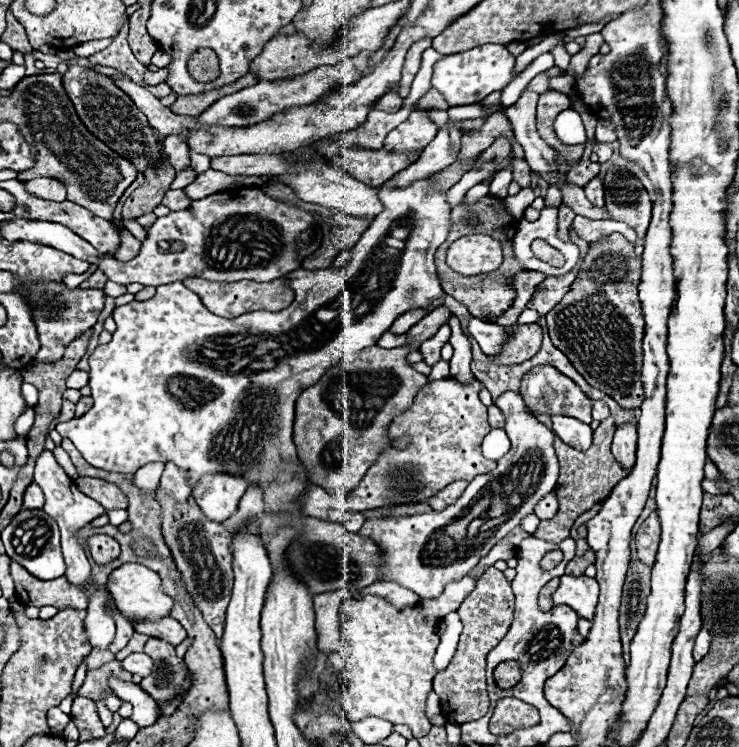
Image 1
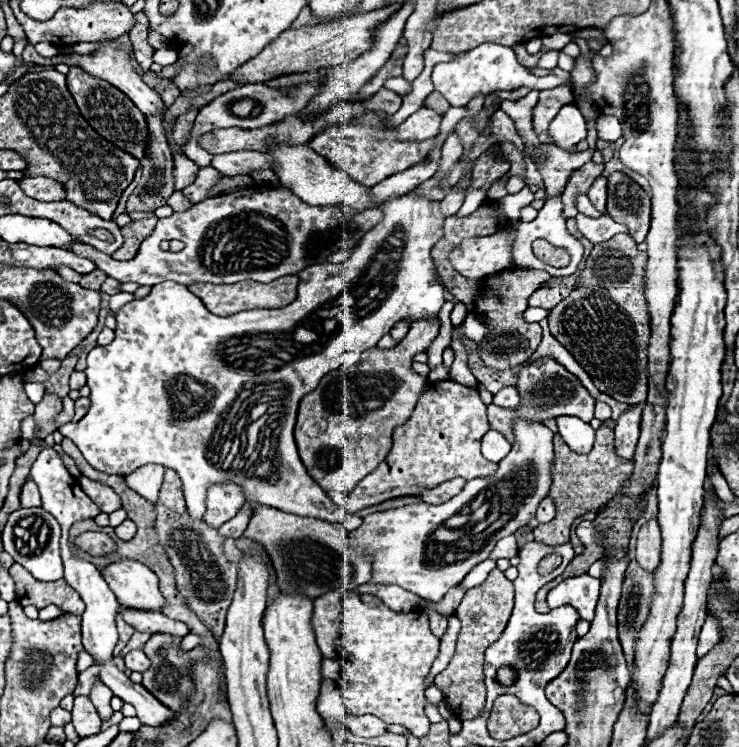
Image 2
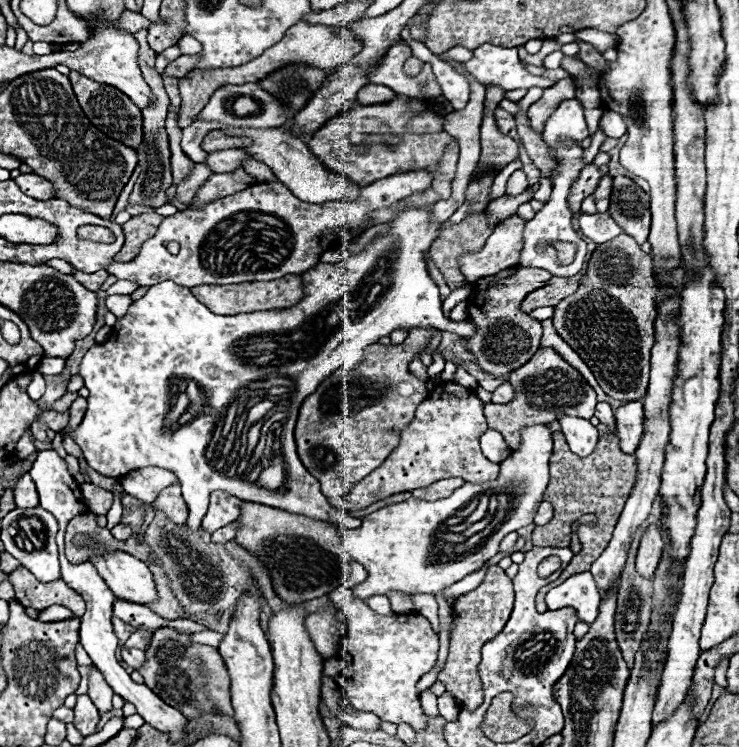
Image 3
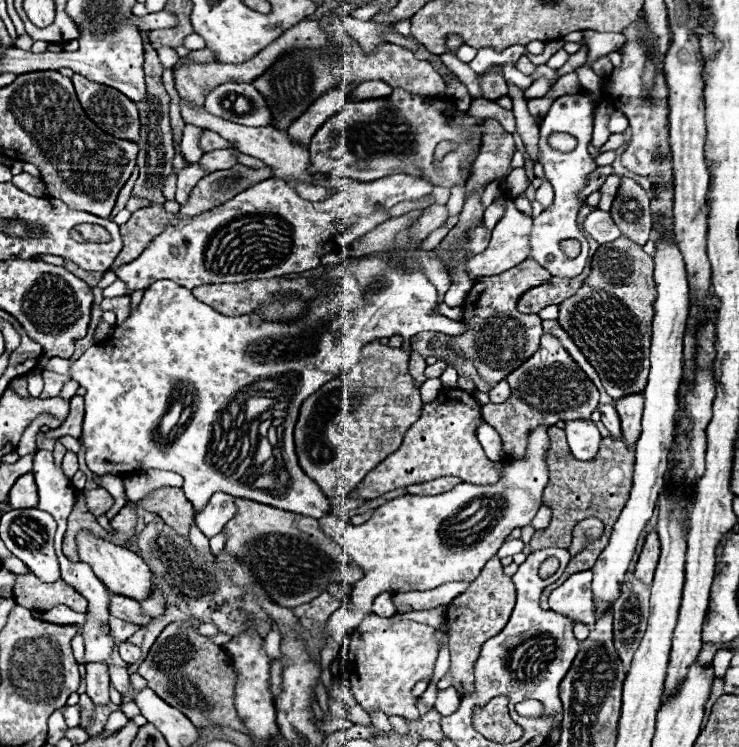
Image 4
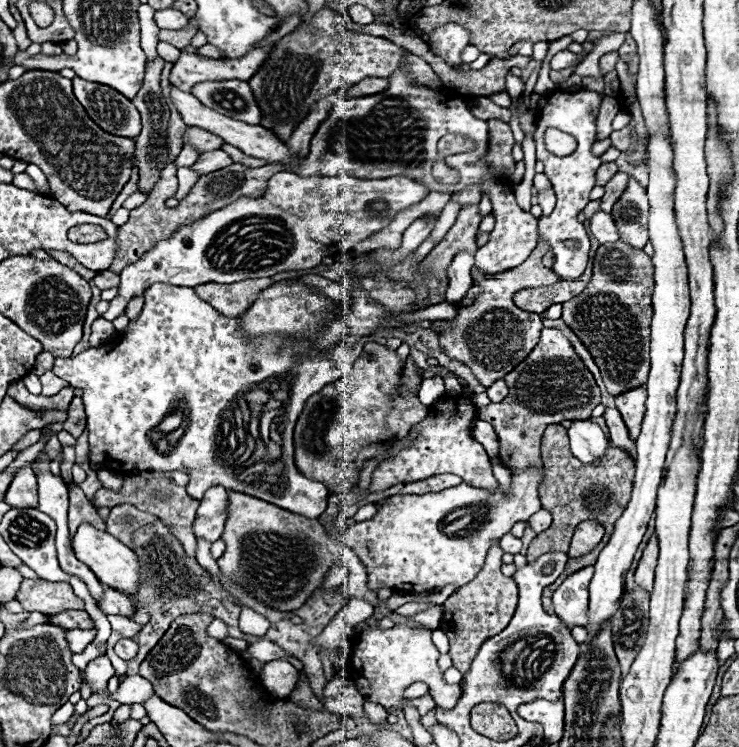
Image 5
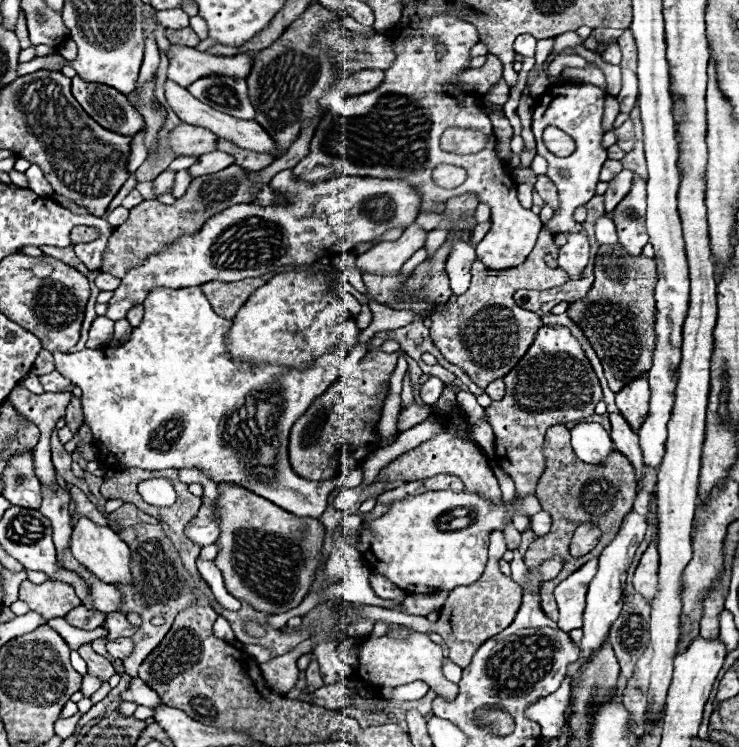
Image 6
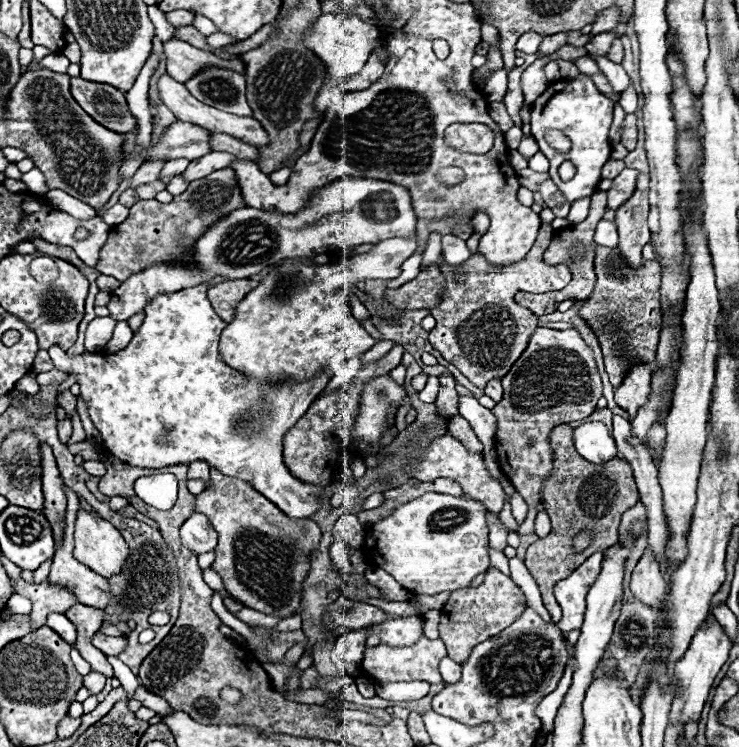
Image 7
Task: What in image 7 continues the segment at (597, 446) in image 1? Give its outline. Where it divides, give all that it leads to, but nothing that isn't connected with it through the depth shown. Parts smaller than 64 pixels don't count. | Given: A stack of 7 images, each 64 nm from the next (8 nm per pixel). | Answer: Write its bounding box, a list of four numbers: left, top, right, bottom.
[526,424,638,622]

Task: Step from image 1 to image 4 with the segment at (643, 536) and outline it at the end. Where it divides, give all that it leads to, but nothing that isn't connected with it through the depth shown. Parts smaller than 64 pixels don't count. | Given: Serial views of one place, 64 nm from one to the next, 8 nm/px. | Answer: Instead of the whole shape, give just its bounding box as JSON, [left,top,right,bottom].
[636,530,660,584]

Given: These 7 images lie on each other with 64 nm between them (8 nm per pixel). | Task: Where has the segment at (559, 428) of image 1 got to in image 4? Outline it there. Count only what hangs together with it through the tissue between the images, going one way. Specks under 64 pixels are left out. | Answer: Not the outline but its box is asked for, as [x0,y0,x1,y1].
[564,420,600,460]

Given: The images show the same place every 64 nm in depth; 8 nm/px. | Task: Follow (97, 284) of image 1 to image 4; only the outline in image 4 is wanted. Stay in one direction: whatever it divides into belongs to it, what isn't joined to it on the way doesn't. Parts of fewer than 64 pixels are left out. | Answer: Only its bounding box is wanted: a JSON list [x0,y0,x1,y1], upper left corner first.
[66,260,104,288]

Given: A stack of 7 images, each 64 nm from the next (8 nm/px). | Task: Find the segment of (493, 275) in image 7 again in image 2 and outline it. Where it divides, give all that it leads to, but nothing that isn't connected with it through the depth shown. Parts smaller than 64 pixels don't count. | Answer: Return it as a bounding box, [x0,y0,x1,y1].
[474,268,550,370]

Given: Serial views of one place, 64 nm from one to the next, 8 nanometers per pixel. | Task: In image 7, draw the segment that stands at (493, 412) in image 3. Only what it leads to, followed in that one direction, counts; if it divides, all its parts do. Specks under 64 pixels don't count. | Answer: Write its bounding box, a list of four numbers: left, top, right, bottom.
[492,328,602,534]

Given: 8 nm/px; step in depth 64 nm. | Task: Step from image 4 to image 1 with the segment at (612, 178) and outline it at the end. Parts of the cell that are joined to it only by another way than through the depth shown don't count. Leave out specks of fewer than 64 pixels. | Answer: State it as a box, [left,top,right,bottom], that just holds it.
[584,178,604,206]

